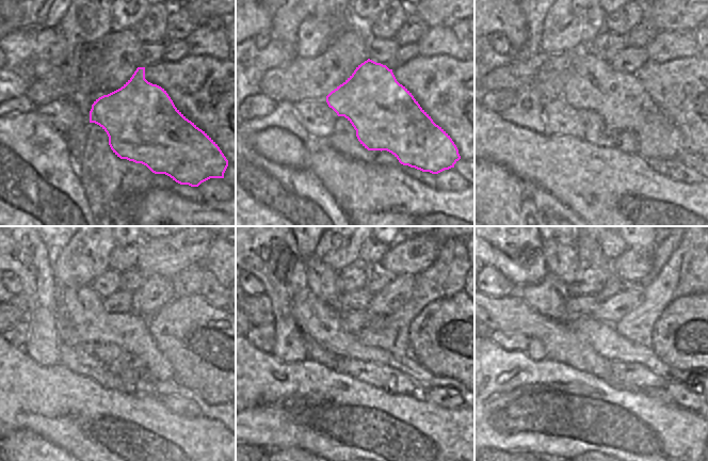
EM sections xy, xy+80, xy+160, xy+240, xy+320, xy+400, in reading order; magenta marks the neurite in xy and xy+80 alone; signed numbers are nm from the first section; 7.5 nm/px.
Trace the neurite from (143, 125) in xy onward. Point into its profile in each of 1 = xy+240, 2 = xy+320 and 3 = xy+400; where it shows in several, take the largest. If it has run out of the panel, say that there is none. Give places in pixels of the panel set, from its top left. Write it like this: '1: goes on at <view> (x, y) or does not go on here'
1: goes on at xy+240 (130, 331)
2: goes on at xy+320 (322, 280)
3: goes on at xy+400 (563, 260)

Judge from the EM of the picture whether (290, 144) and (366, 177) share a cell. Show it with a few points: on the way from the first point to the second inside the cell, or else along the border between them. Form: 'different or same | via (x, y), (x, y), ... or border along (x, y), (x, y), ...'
same | via (309, 156), (317, 156), (342, 177), (347, 177)

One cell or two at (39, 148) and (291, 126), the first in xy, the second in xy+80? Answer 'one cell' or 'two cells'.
one cell

